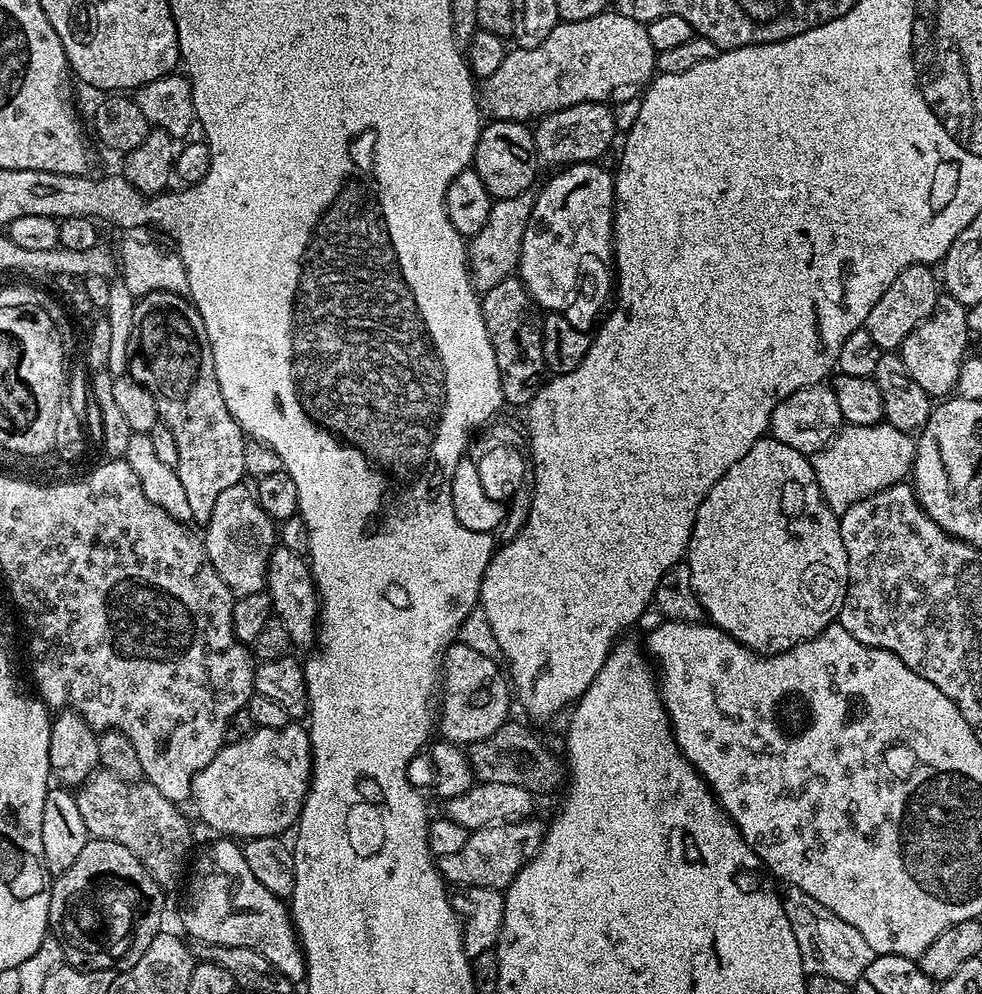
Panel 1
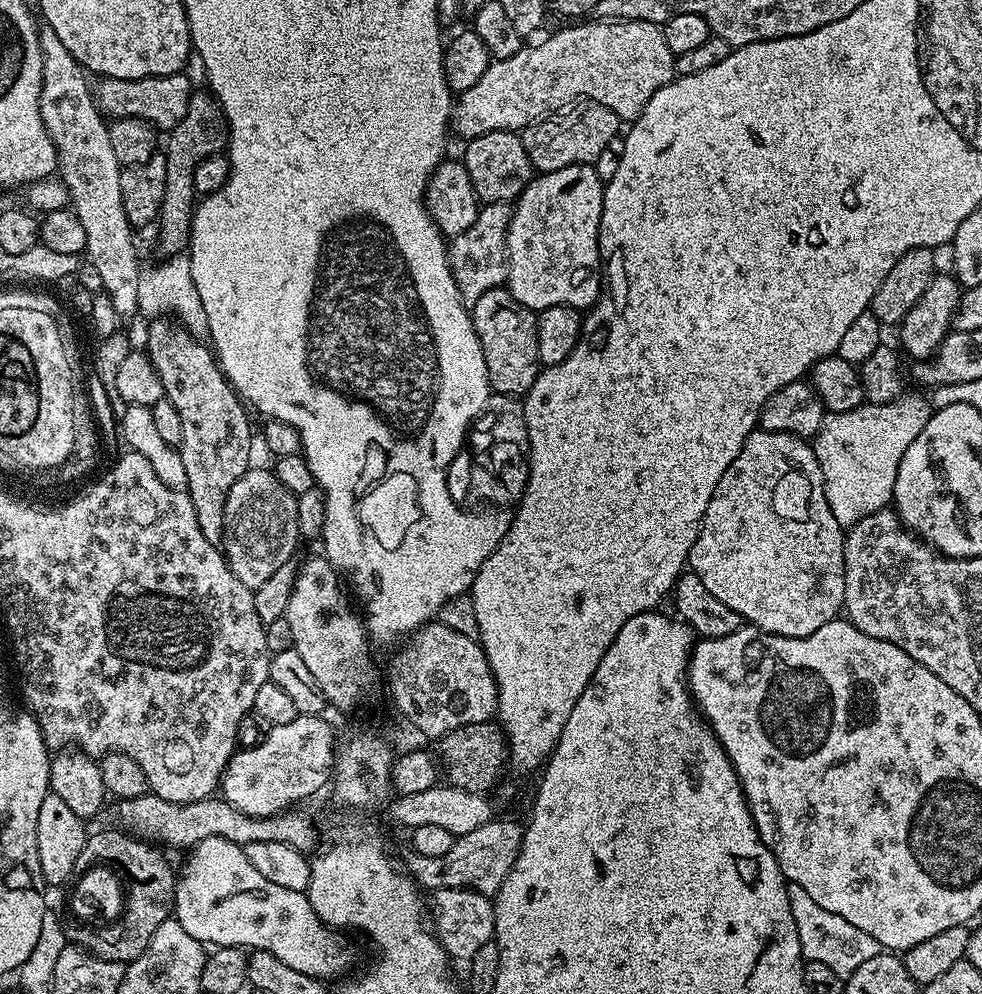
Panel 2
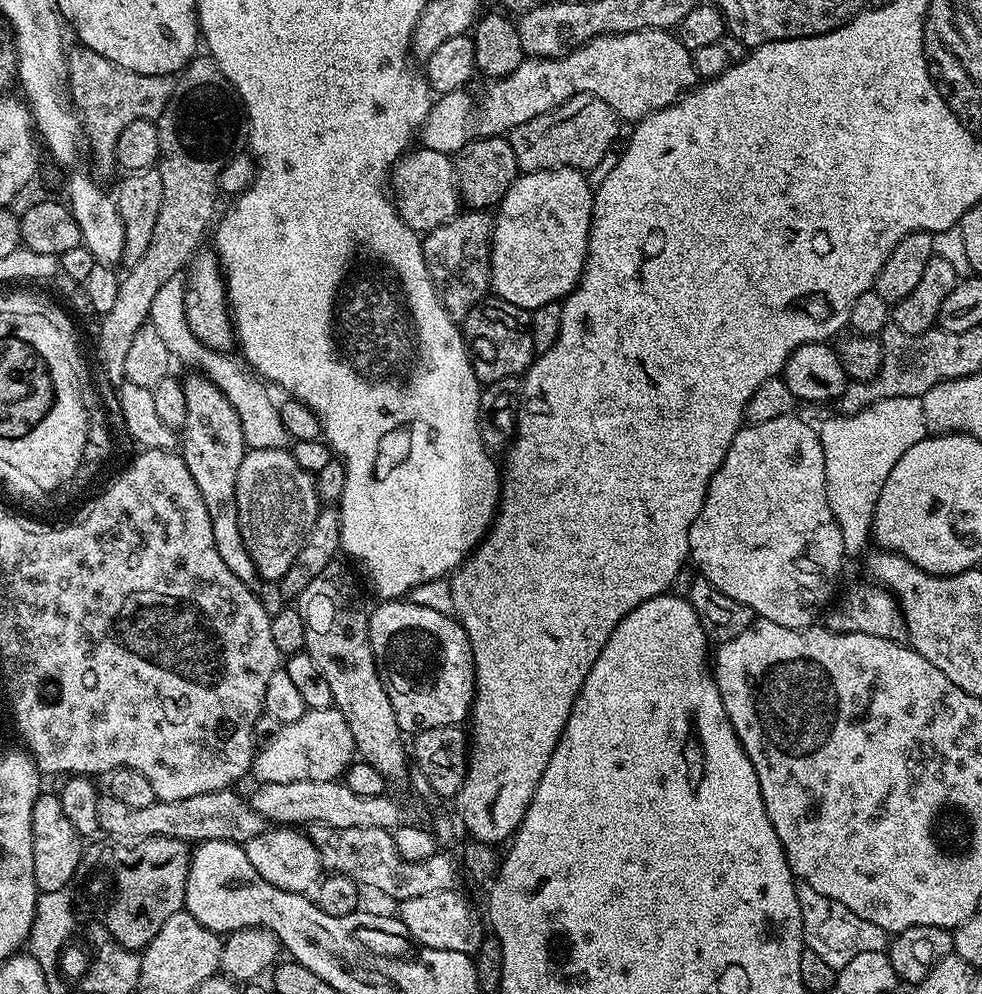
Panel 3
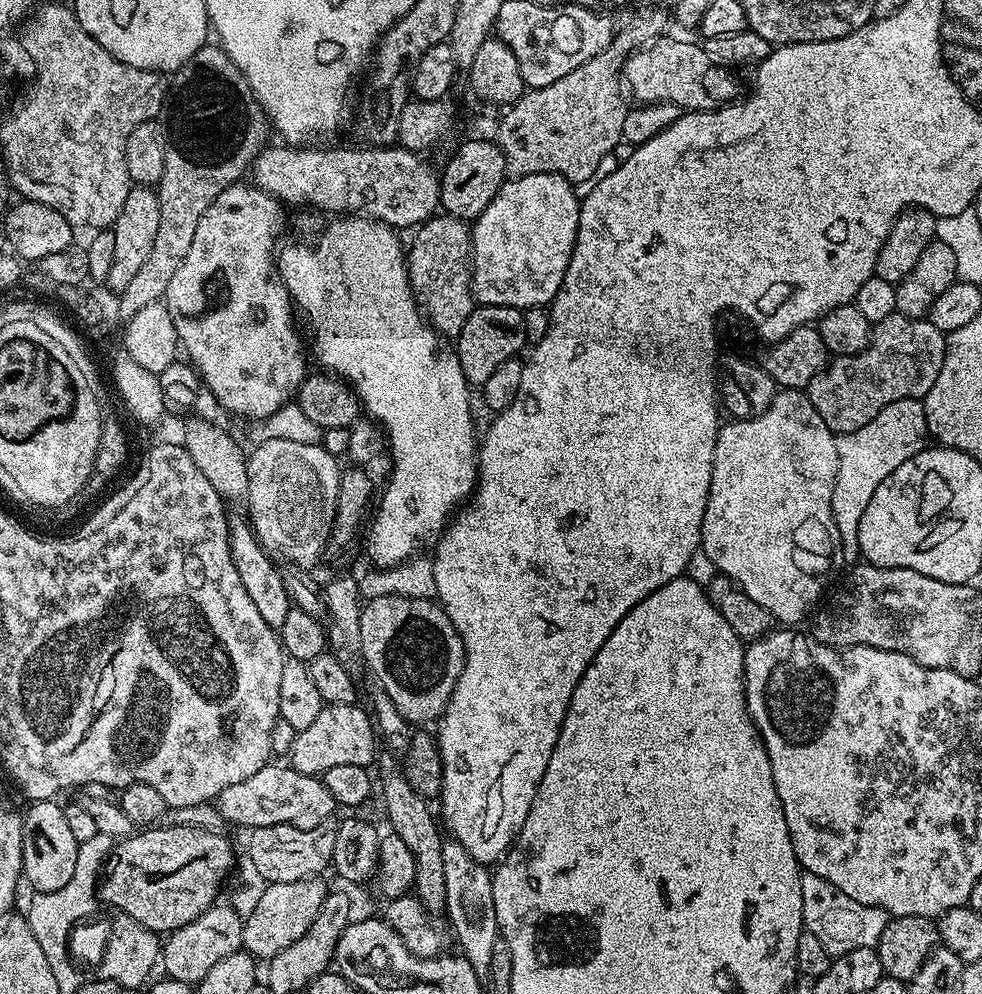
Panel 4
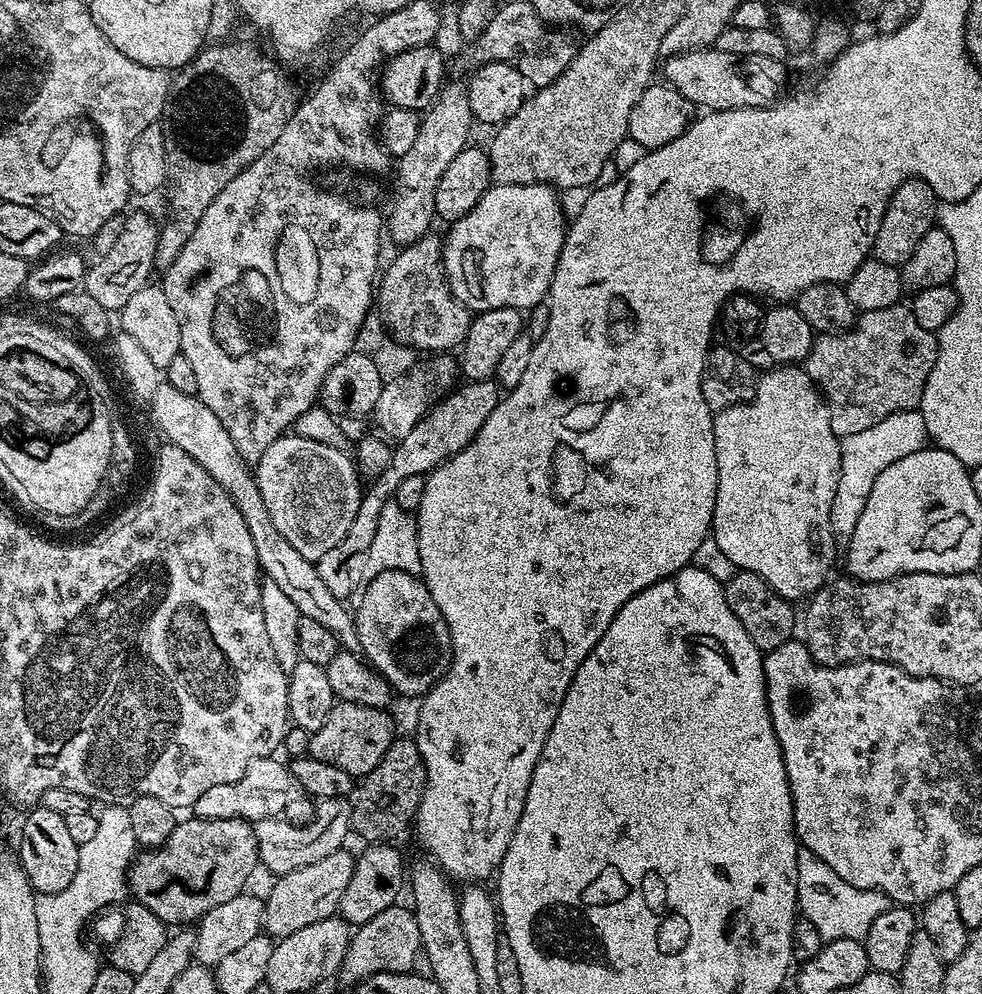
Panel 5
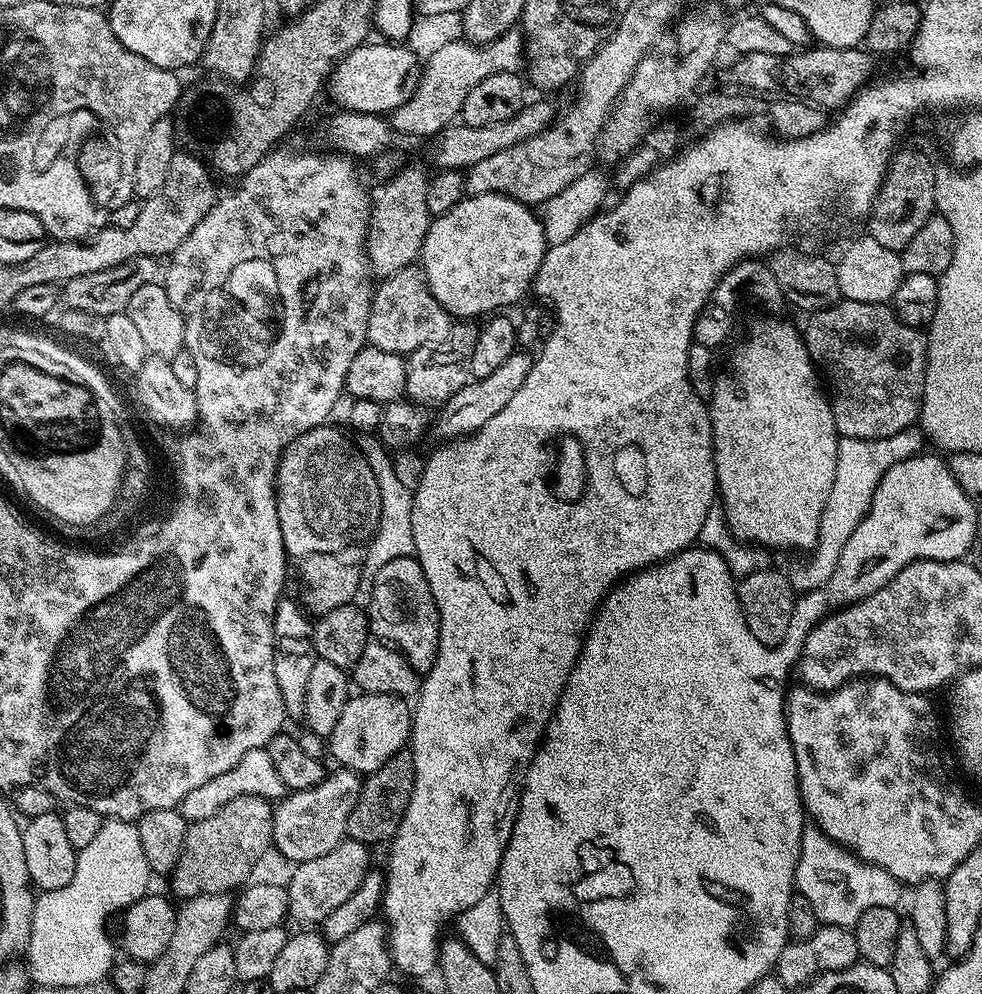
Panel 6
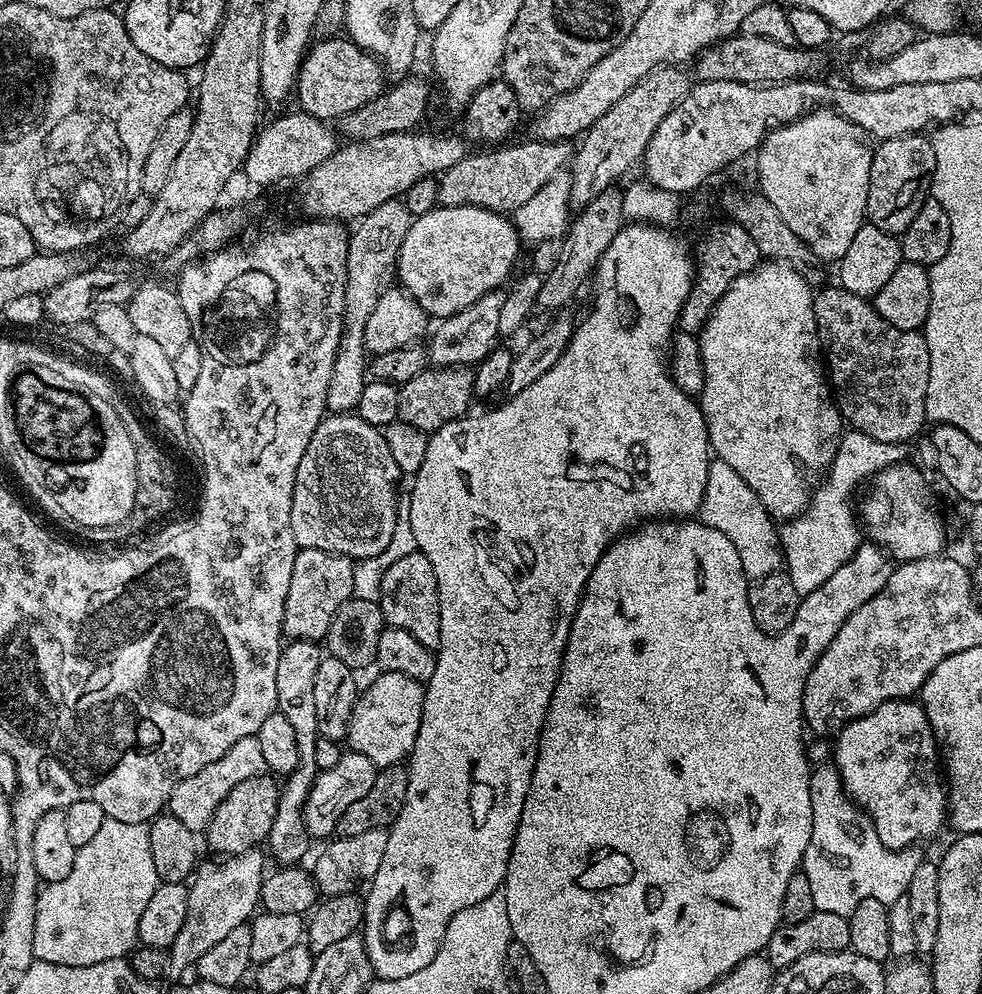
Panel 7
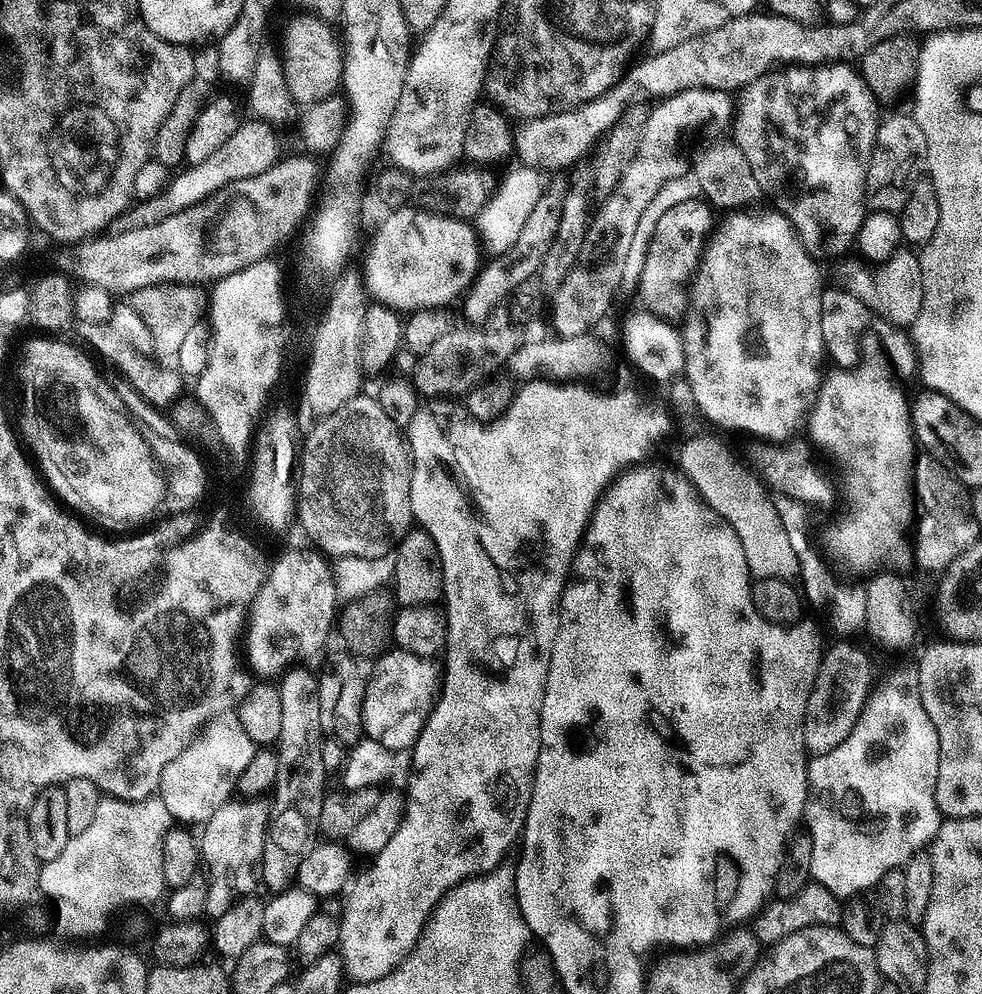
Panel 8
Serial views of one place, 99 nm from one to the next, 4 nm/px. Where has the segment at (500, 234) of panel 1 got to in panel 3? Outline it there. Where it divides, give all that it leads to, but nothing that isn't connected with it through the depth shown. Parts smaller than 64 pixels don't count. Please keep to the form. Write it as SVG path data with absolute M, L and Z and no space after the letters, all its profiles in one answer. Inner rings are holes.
M464 210L438 230L423 237L424 261L430 270L441 302L453 320L462 322L479 300L489 295L492 283L492 226L494 216L488 210Z

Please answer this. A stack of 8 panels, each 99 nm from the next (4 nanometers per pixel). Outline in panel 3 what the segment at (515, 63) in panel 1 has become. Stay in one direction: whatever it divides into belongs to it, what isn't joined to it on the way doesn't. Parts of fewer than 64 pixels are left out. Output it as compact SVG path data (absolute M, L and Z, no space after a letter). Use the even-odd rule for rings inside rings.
M643 28L637 32L599 36L586 42L580 48L574 48L564 56L554 56L550 60L525 58L514 70L500 80L491 78L473 82L467 88L445 92L433 103L430 114L424 119L424 125L418 129L418 140L430 150L455 154L461 152L470 142L504 136L512 129L530 122L530 118L541 116L559 108L575 96L597 96L615 110L617 117L624 122L639 122L650 114L661 112L666 106L675 104L685 92L697 83L696 67L692 65L692 53L682 46L679 35L662 28Z

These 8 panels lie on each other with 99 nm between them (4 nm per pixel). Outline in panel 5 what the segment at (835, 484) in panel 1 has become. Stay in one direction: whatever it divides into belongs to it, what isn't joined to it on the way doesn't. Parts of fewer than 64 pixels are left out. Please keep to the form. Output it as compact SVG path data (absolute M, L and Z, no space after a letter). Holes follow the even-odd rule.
M914 408L895 412L882 422L874 422L870 430L862 430L859 434L850 434L841 439L838 490L834 494L834 506L830 510L832 532L837 541L847 542L854 534L854 526L858 526L858 517L862 510L866 510L866 498L870 498L870 489L878 479L878 474L882 474L886 466L894 466L898 458L906 458L906 454L914 454L928 443L926 422L920 411Z

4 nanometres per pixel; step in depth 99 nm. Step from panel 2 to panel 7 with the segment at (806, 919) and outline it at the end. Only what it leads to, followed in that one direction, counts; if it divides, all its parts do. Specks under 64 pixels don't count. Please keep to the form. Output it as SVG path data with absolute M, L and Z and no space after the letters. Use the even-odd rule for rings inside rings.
M835 767L812 772L810 802L812 833L802 871L806 874L806 882L810 882L816 911L849 916L862 898L878 898L878 902L890 905L907 893L910 878L914 878L914 870L922 862L921 857L911 856L908 850L893 850L878 838L869 817L858 811L842 787L840 773Z

